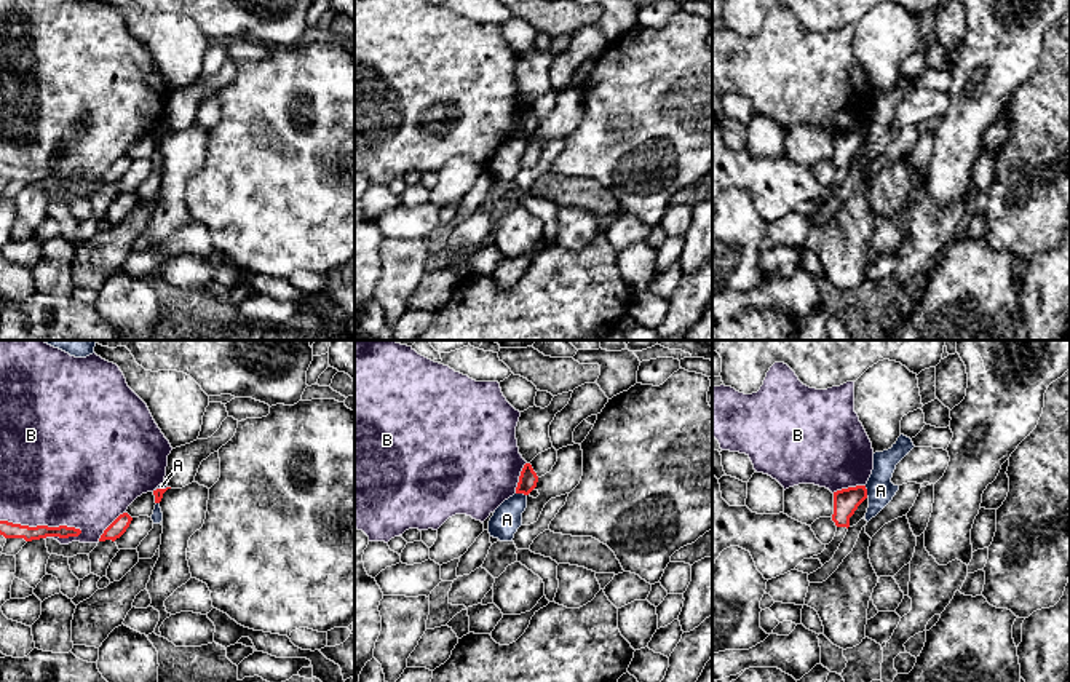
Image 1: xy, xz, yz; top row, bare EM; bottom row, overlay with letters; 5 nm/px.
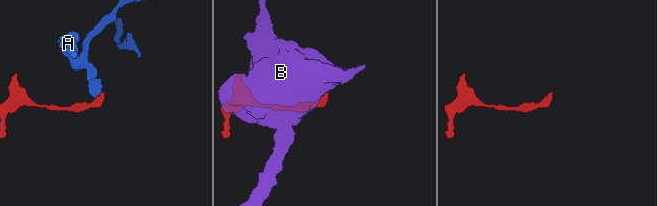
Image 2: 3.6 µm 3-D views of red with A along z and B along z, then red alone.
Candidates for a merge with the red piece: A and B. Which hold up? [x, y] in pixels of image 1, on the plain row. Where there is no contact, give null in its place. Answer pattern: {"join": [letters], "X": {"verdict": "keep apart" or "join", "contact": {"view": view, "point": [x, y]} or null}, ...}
{"join": [], "A": {"verdict": "keep apart", "contact": {"view": "xz", "point": [521, 134]}}, "B": {"verdict": "keep apart", "contact": {"view": "xy", "point": [42, 168]}}}

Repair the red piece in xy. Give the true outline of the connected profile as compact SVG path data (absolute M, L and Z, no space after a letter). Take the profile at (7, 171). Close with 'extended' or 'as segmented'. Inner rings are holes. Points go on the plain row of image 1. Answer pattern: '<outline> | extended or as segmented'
M0 163L0 177L5 180L24 180L26 184L40 182L46 179L59 179L59 180L69 180L69 179L78 179L81 176L80 171L59 168L59 169L48 169L48 168L21 168L13 166L8 163Z | as segmented

